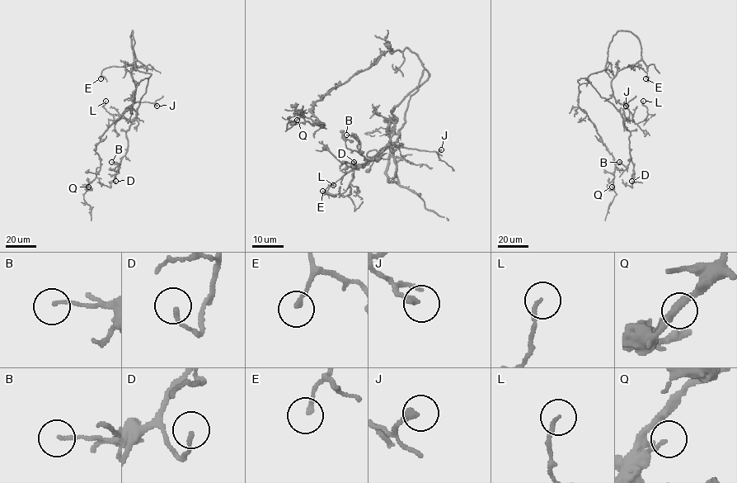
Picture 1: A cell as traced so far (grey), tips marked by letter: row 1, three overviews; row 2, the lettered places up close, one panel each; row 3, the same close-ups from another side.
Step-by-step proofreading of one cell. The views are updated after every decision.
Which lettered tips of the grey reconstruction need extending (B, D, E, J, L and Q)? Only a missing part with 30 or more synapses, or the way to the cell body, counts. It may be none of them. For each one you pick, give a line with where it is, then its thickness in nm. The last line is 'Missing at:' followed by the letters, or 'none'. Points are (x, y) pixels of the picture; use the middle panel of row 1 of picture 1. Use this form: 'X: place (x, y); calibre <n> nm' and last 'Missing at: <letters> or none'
Missing at: none

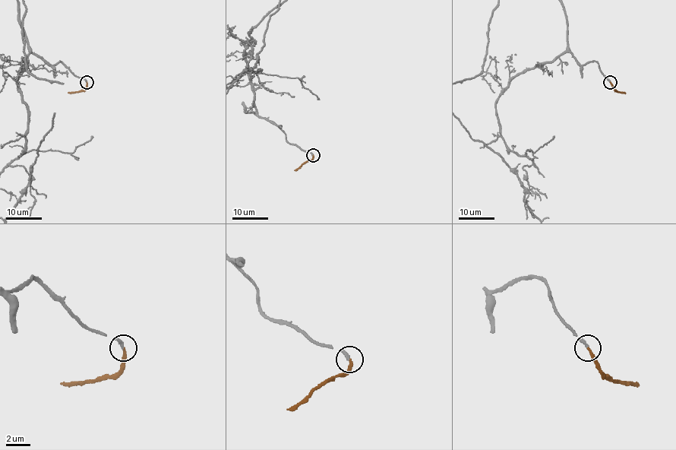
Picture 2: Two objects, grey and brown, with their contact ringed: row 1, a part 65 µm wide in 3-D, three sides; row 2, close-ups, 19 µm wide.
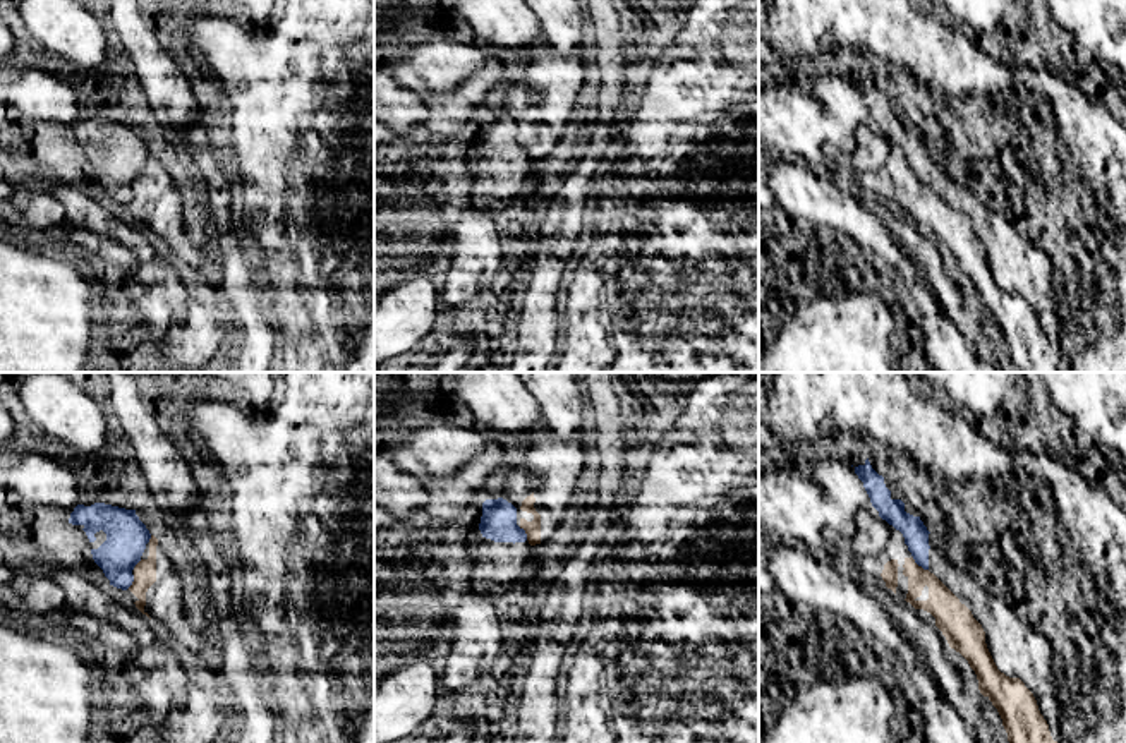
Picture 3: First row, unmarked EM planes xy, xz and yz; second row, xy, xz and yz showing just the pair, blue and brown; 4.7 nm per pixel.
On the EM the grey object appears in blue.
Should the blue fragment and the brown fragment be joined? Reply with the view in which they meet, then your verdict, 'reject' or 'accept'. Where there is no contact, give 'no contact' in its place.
meets blue in yz; reject

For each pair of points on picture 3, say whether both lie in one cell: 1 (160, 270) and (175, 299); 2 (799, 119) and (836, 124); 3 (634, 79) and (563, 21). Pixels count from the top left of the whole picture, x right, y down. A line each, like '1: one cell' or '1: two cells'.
1: one cell
2: two cells
3: two cells

